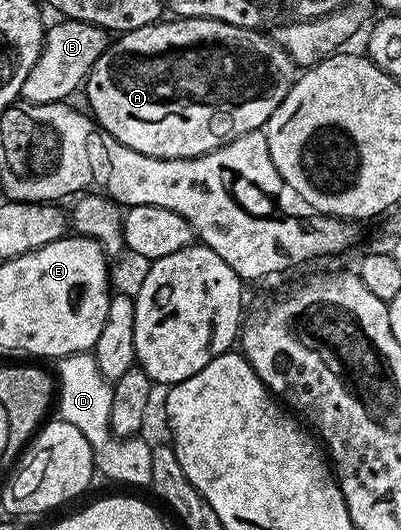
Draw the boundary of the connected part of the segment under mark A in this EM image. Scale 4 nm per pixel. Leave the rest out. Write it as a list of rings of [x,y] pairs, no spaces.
[[[168,18],[166,21],[150,23],[141,29],[133,29],[120,34],[119,39],[110,44],[103,56],[91,67],[87,75],[85,92],[87,91],[87,103],[90,114],[96,123],[119,142],[129,149],[137,149],[137,153],[145,153],[149,157],[161,157],[162,159],[192,159],[201,157],[218,147],[224,147],[229,141],[241,137],[250,131],[266,128],[269,117],[273,117],[273,109],[285,101],[289,89],[297,78],[297,64],[291,60],[289,53],[275,42],[270,34],[262,35],[262,30],[241,25],[229,25],[225,21],[209,21],[208,19],[177,19]]]

